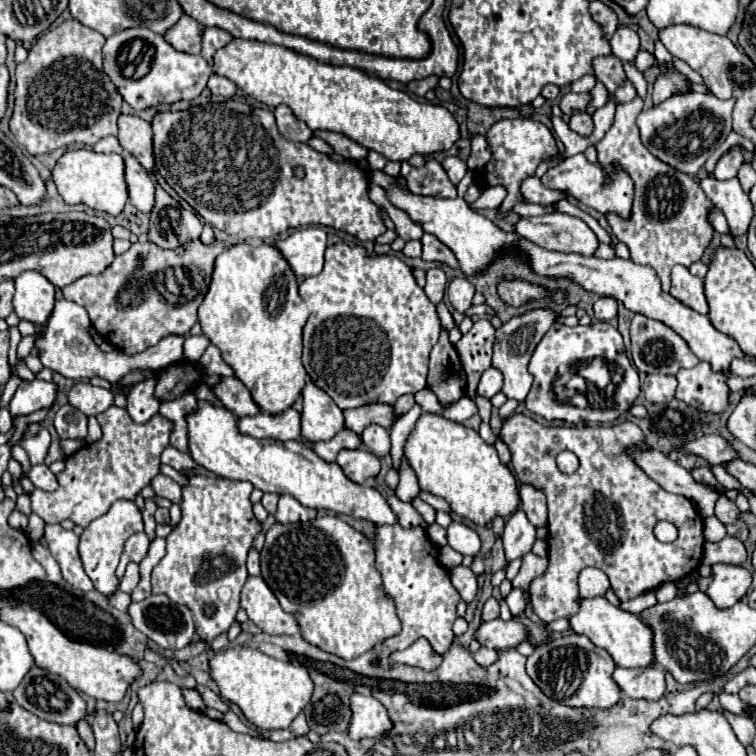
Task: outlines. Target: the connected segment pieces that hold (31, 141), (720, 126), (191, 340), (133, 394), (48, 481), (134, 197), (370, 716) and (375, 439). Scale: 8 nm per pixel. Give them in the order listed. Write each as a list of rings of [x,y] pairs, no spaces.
[[[72,18],[40,36],[26,62],[16,66],[10,132],[32,156],[70,144],[92,146],[106,136],[118,134],[116,120],[122,110],[122,96],[102,70],[104,42],[106,38],[100,32]]]
[[[678,92],[660,106],[640,112],[638,128],[642,142],[662,162],[674,166],[680,172],[696,176],[704,162],[724,144],[726,136],[730,134],[734,102],[736,100],[732,98],[720,100],[718,96],[712,96],[712,92]]]
[[[188,336],[188,340],[184,342],[184,358],[188,362],[196,362],[208,344],[210,342],[204,336]]]
[[[148,376],[136,384],[126,386],[126,410],[134,422],[148,422],[160,408],[160,400],[154,396],[156,378]]]
[[[36,464],[36,466],[32,466],[32,468],[26,472],[26,476],[28,476],[28,478],[32,480],[32,484],[34,484],[36,488],[40,488],[40,490],[52,492],[52,490],[58,488],[56,476],[50,472],[50,468],[48,468],[46,464]]]
[[[126,154],[124,164],[126,164],[126,184],[130,204],[134,204],[140,212],[150,212],[154,206],[154,182],[134,156]]]
[[[354,694],[352,696],[352,720],[348,726],[348,734],[352,740],[362,738],[378,738],[392,730],[392,720],[382,702],[372,696]]]
[[[370,424],[368,428],[364,428],[362,432],[362,442],[376,454],[376,456],[384,456],[390,452],[390,436],[388,430],[384,430],[378,424]]]

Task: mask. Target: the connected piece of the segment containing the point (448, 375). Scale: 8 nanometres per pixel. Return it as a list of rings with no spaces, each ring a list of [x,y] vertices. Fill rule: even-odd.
[[[440,332],[440,340],[432,348],[428,388],[436,392],[436,396],[444,404],[458,400],[464,394],[466,374],[454,346],[448,340],[448,332]]]

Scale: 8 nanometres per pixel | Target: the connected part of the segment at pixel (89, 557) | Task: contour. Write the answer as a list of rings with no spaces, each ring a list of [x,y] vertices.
[[[118,500],[112,504],[112,508],[92,520],[82,536],[80,536],[80,558],[82,558],[82,564],[84,564],[84,572],[88,574],[88,578],[92,580],[94,588],[104,594],[104,596],[112,596],[118,592],[118,584],[120,584],[120,578],[116,576],[116,568],[118,568],[118,562],[120,562],[120,556],[122,556],[122,550],[124,550],[124,542],[138,530],[142,530],[142,514],[138,510],[138,506],[130,500]]]

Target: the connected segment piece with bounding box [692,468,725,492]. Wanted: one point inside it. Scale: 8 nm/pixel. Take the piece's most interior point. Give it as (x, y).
(705, 475)

